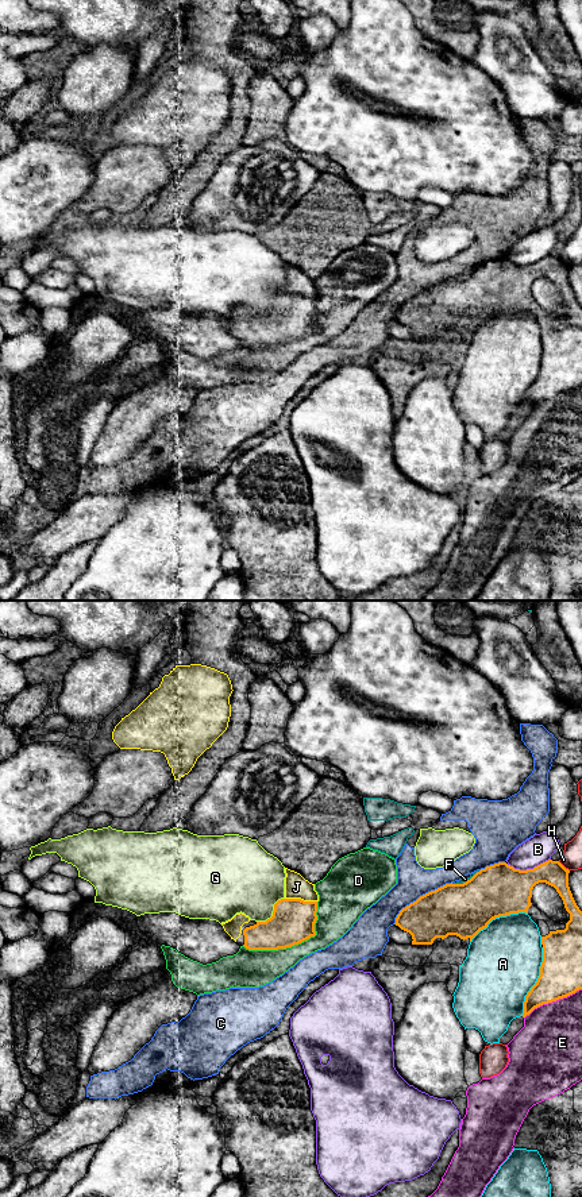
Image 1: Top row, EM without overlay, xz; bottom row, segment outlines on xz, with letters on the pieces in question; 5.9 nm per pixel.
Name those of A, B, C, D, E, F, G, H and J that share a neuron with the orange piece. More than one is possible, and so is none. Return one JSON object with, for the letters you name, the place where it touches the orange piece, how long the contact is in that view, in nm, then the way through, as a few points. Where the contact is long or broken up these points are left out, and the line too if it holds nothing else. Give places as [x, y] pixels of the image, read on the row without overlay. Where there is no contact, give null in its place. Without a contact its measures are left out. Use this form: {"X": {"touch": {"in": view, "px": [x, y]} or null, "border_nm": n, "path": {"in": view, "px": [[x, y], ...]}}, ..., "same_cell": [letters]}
{"J": {"touch": {"in": "xz", "px": [300, 294]}, "border_nm": 190}, "same_cell": ["J"]}

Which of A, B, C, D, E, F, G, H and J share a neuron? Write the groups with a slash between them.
A / B / C / D / E / F / G / H / J

